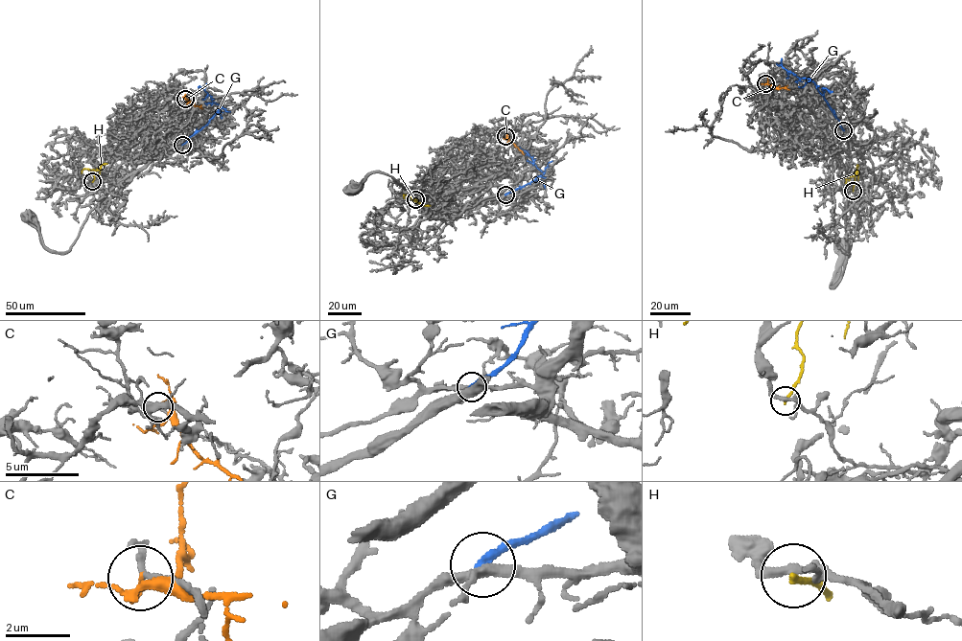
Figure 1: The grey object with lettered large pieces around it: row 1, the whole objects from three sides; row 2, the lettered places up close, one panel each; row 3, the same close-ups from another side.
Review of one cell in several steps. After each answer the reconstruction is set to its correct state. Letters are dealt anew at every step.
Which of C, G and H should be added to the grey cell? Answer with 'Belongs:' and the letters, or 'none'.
Belongs: none

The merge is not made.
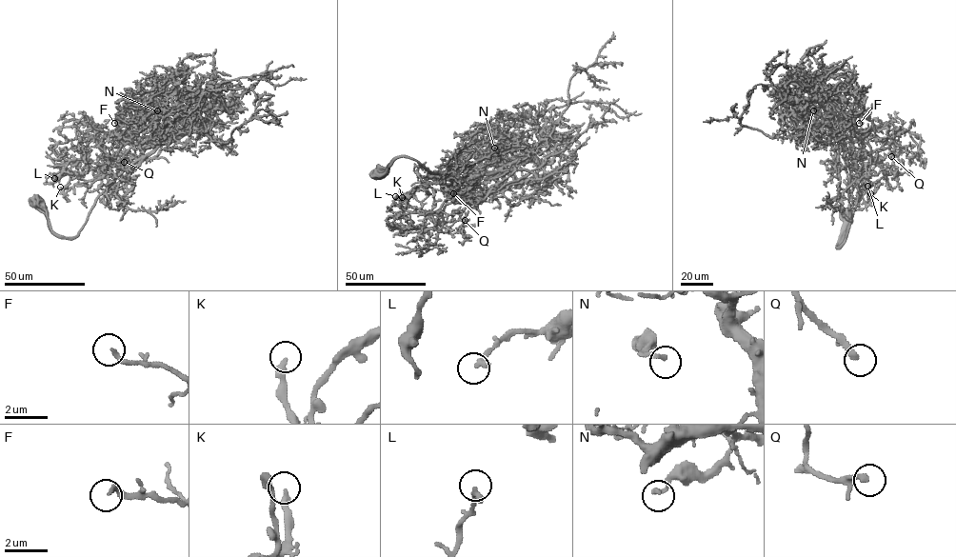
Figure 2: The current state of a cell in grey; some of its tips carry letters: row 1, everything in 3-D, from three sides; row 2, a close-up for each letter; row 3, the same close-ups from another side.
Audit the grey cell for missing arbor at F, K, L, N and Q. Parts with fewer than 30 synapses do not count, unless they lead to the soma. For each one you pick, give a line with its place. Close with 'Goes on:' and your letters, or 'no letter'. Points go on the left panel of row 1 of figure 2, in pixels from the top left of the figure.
F: Place: (114, 123)
Q: Place: (124, 162)
Goes on: F, Q

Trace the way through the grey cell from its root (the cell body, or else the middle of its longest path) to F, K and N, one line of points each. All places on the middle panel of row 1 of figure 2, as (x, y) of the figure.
F: (378, 173), (402, 156), (414, 159), (433, 173), (465, 177), (496, 171), (485, 172), (471, 193), (453, 193)
K: (378, 173), (394, 158), (408, 156), (429, 172), (468, 177), (455, 189), (428, 184), (402, 197)
N: (378, 173), (394, 158), (408, 156), (433, 173), (489, 174), (504, 166), (494, 148)

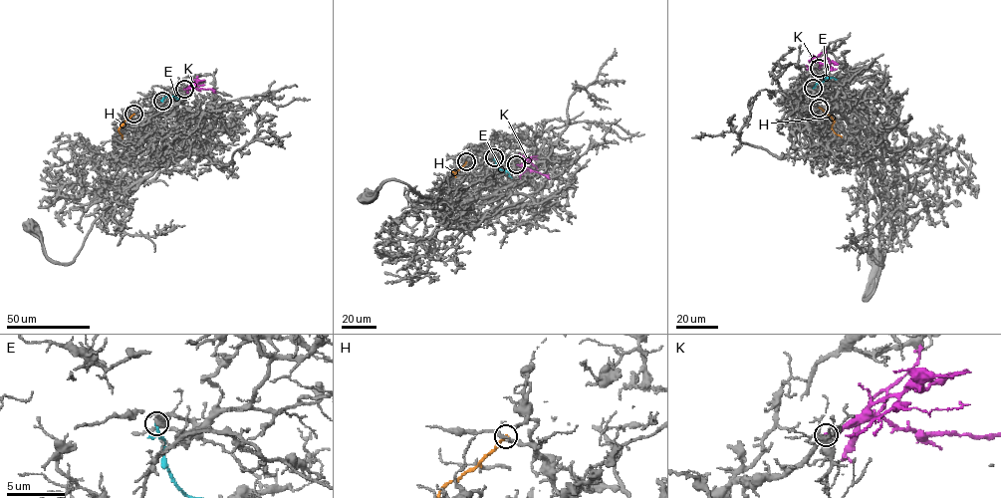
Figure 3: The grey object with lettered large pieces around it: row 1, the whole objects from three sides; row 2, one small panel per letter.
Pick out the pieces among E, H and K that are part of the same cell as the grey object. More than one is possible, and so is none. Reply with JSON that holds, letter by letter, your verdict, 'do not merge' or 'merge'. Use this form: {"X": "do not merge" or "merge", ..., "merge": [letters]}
{"E": "do not merge", "H": "do not merge", "K": "merge", "merge": ["K"]}

